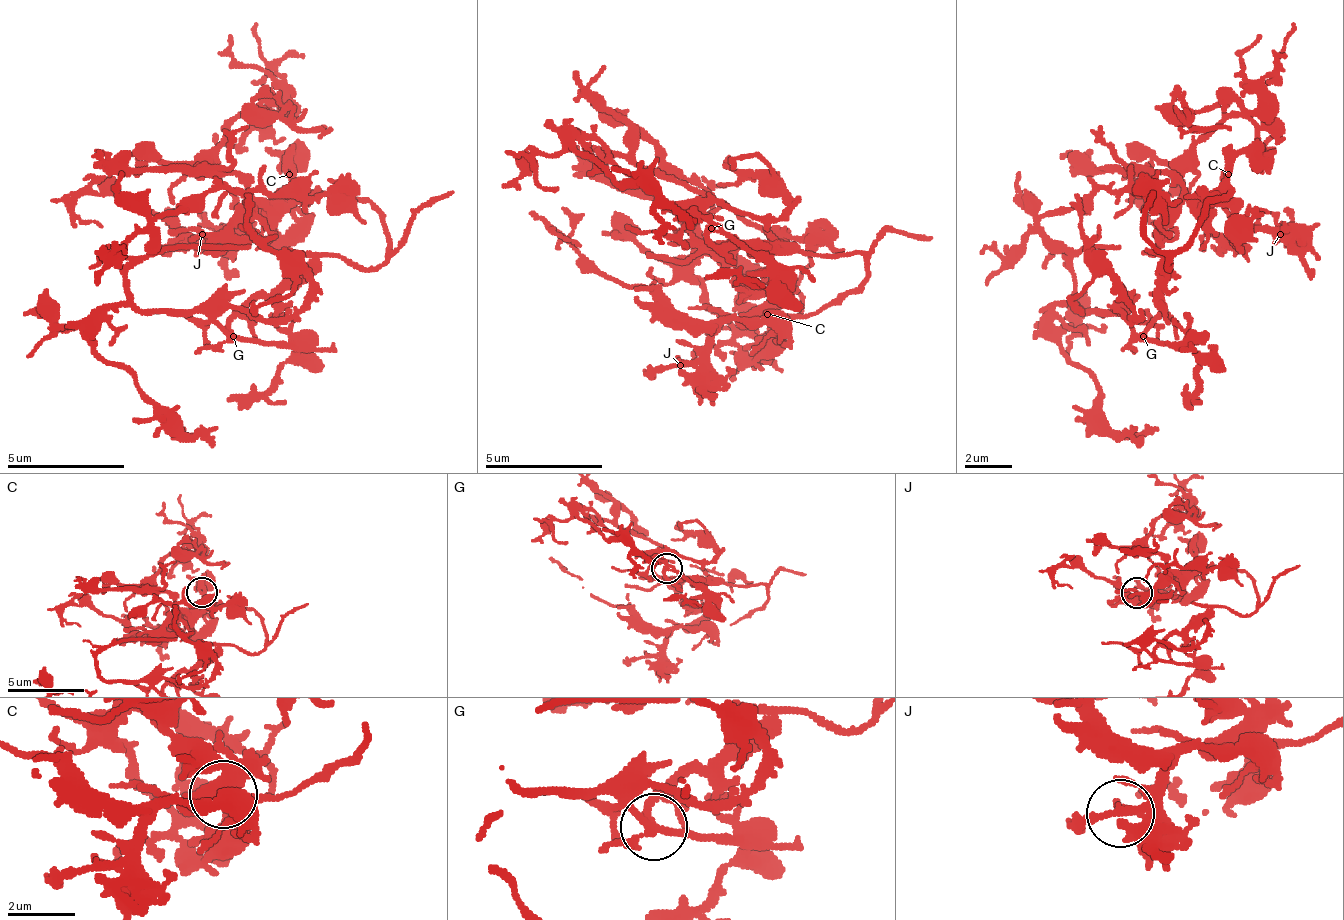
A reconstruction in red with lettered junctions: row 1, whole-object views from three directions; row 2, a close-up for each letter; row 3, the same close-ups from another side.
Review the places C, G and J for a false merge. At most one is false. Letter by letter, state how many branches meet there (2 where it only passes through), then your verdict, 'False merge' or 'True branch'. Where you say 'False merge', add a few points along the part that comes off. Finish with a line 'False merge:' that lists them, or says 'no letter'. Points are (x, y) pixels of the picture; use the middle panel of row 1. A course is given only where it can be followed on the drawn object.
C: Branches: 4. True branch
G: Branches: 4. True branch
J: Branches: 4. True branch
False merge: no letter

